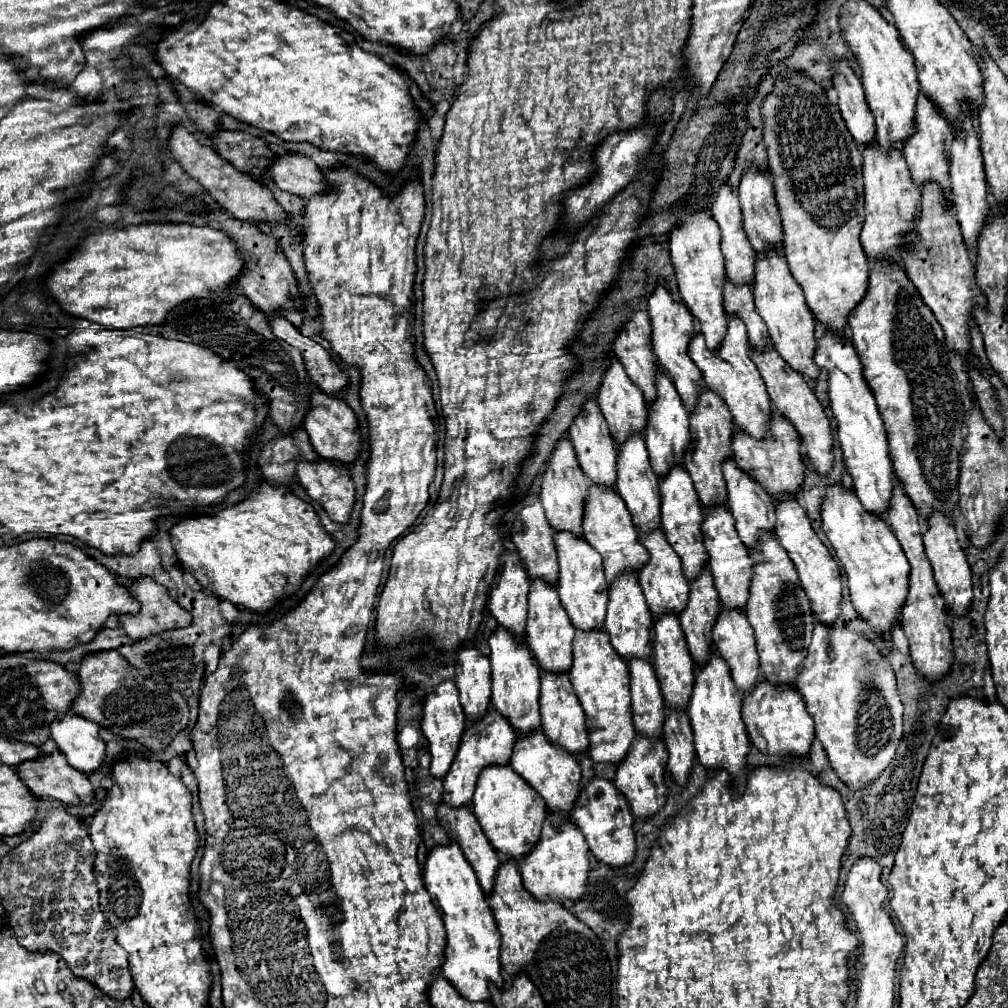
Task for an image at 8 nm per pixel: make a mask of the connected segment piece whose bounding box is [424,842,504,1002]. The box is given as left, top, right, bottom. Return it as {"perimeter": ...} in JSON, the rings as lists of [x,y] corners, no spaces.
{"perimeter":[[[456,842],[430,850],[424,868],[424,886],[430,892],[434,906],[440,910],[446,928],[446,958],[442,964],[444,978],[448,978],[464,998],[490,1002],[492,996],[488,984],[492,982],[498,988],[504,986],[500,968],[500,932],[478,878]]]}

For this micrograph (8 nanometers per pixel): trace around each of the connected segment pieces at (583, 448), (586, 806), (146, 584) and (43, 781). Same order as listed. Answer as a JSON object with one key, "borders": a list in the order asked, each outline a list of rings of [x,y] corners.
{"borders":[[[[588,400],[584,404],[584,412],[576,416],[568,434],[572,438],[572,446],[576,450],[578,462],[582,466],[584,474],[590,478],[590,482],[596,486],[616,488],[616,444],[614,444],[614,438],[608,430],[608,424],[594,400]]],[[[592,778],[580,792],[580,798],[572,810],[572,820],[584,834],[592,854],[598,862],[606,866],[624,868],[634,862],[636,856],[636,836],[634,836],[634,816],[628,808],[624,794],[610,782],[602,778]]],[[[152,578],[134,580],[130,592],[142,604],[140,614],[118,616],[122,622],[122,630],[132,640],[142,640],[148,636],[156,636],[164,630],[186,628],[192,622],[192,616],[168,594],[168,590],[156,584]]],[[[52,752],[46,756],[40,756],[38,760],[28,760],[18,766],[18,776],[24,780],[24,784],[38,796],[38,798],[54,798],[62,804],[76,806],[76,804],[92,804],[94,802],[94,788],[86,774],[76,772],[72,766],[68,766],[66,758],[60,752]]]]}

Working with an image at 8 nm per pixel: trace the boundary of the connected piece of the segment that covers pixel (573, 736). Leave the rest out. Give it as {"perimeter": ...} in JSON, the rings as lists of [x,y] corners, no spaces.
{"perimeter":[[[542,670],[542,690],[540,690],[540,714],[542,714],[542,732],[550,742],[560,746],[572,756],[582,756],[588,752],[588,728],[584,710],[576,698],[576,692],[564,674],[550,674]]]}

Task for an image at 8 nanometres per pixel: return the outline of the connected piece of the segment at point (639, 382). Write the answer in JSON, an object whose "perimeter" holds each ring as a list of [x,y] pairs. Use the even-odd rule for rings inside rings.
{"perimeter":[[[636,312],[614,340],[614,354],[626,368],[630,380],[644,392],[646,404],[656,400],[656,368],[660,362],[652,356],[652,328],[646,312]]]}

